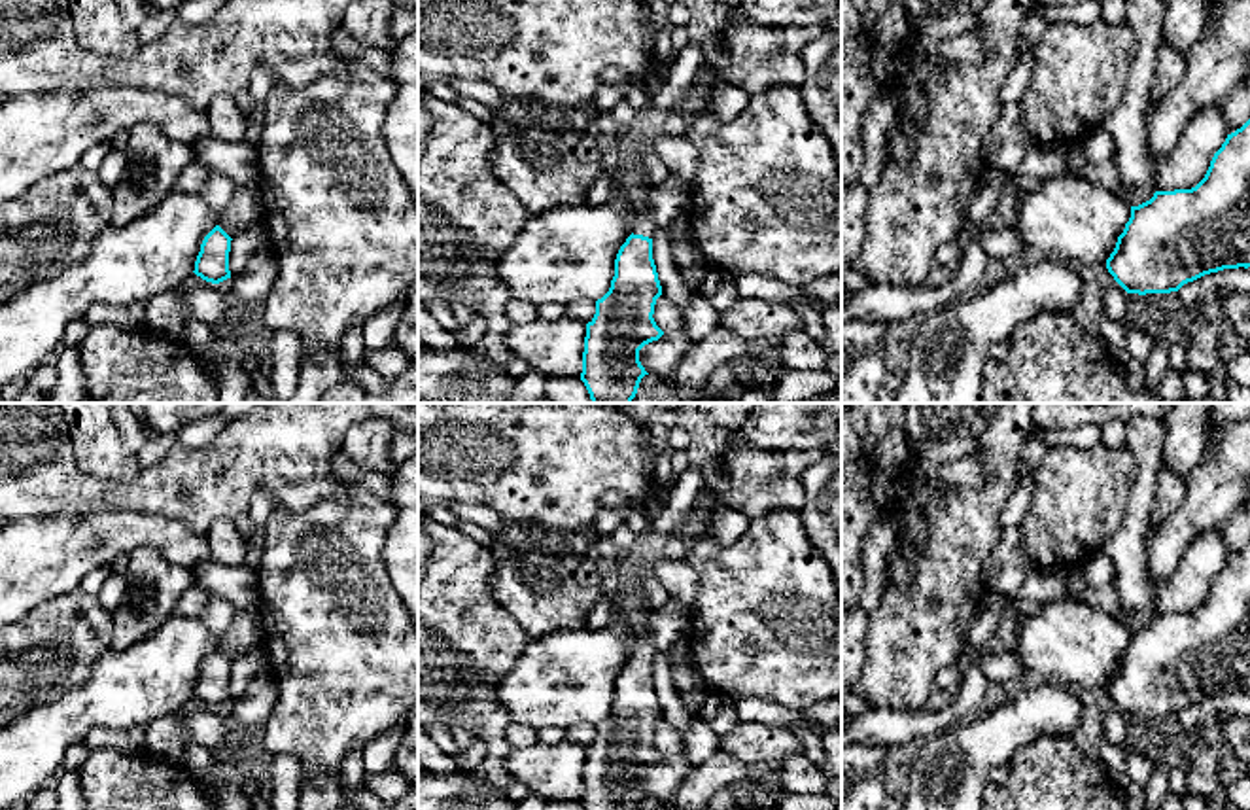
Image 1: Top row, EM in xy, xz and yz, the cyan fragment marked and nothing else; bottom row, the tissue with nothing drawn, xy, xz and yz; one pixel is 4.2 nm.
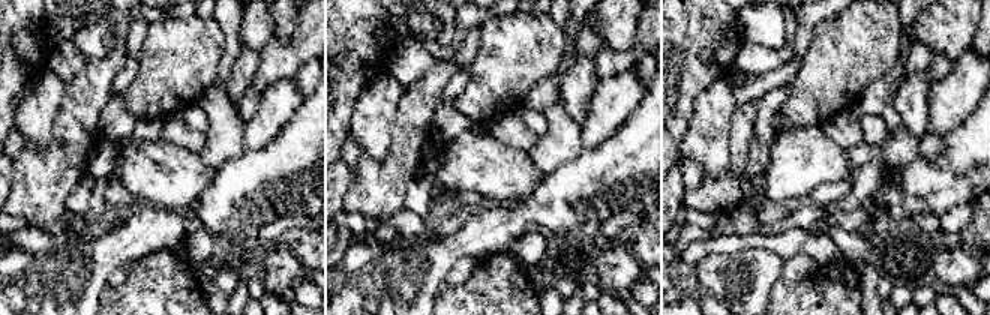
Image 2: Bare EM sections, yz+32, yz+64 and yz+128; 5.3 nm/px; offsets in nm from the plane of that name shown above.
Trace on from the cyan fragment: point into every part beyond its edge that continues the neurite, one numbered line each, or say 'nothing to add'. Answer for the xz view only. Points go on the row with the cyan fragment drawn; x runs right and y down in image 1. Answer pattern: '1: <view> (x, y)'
1: xz (630, 182)

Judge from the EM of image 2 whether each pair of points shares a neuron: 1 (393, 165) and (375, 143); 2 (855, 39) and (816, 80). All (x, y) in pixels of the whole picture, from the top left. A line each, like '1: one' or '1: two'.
1: two
2: one

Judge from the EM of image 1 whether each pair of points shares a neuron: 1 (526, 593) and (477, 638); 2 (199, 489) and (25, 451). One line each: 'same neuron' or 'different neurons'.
1: different neurons
2: same neuron

